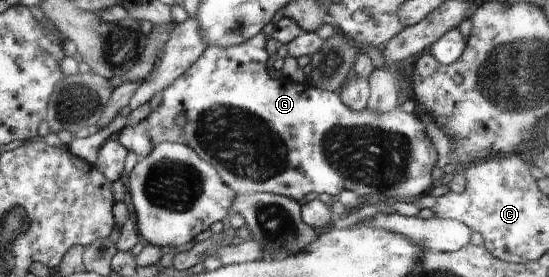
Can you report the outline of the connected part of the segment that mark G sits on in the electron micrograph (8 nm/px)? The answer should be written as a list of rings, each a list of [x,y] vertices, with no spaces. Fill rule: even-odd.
[[[262,32],[258,35],[246,40],[244,44],[232,46],[232,48],[214,48],[214,46],[207,47],[198,60],[190,66],[180,76],[176,78],[170,86],[162,92],[162,104],[158,106],[158,110],[154,110],[148,114],[148,117],[134,126],[127,126],[120,132],[118,141],[130,152],[134,152],[139,159],[146,158],[150,152],[157,146],[165,141],[181,143],[190,146],[202,158],[206,160],[217,172],[218,175],[224,180],[224,184],[235,193],[235,195],[242,196],[246,194],[254,194],[254,192],[273,193],[274,195],[281,195],[296,202],[302,202],[307,194],[323,194],[326,193],[334,200],[344,191],[348,190],[354,192],[358,197],[368,196],[369,194],[381,194],[388,196],[391,201],[399,200],[399,198],[410,200],[410,198],[418,198],[429,194],[436,183],[432,180],[432,171],[435,168],[438,160],[438,153],[427,134],[425,124],[420,120],[415,113],[407,113],[401,110],[401,106],[396,106],[392,112],[370,112],[370,108],[364,110],[354,110],[348,108],[338,92],[331,92],[330,90],[321,90],[306,80],[284,79],[274,80],[270,78],[265,69],[266,62],[266,44],[267,38]],[[176,116],[184,116],[184,122],[178,124]]]

